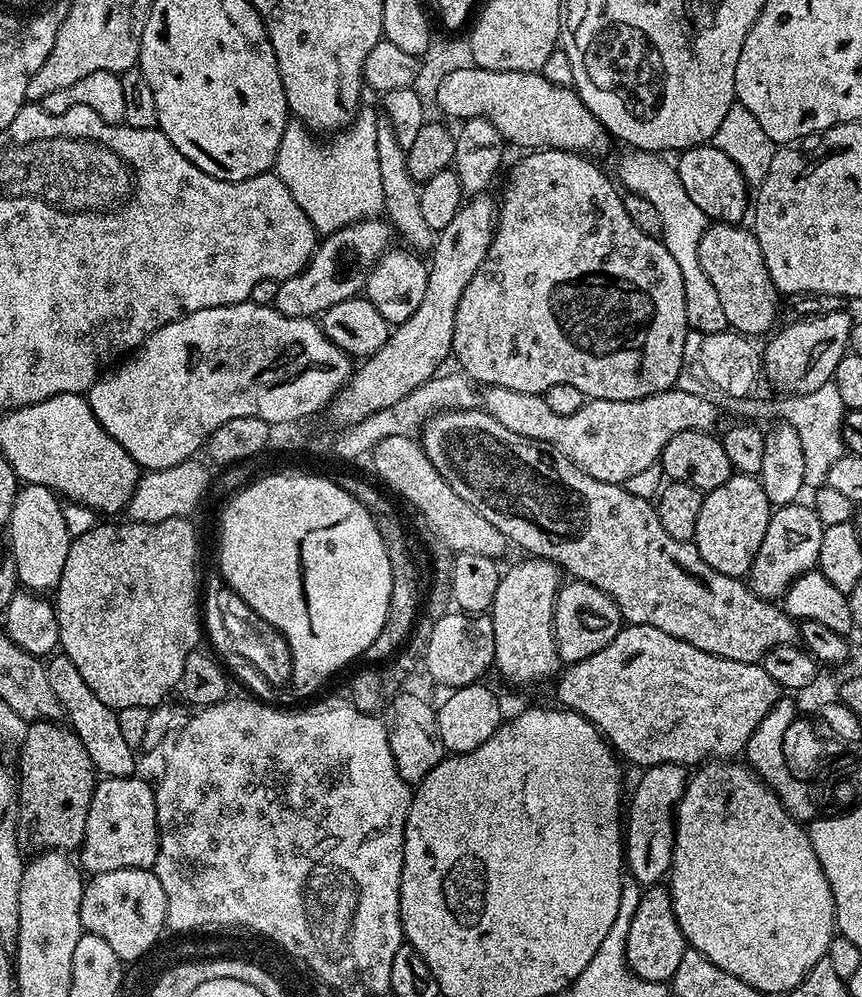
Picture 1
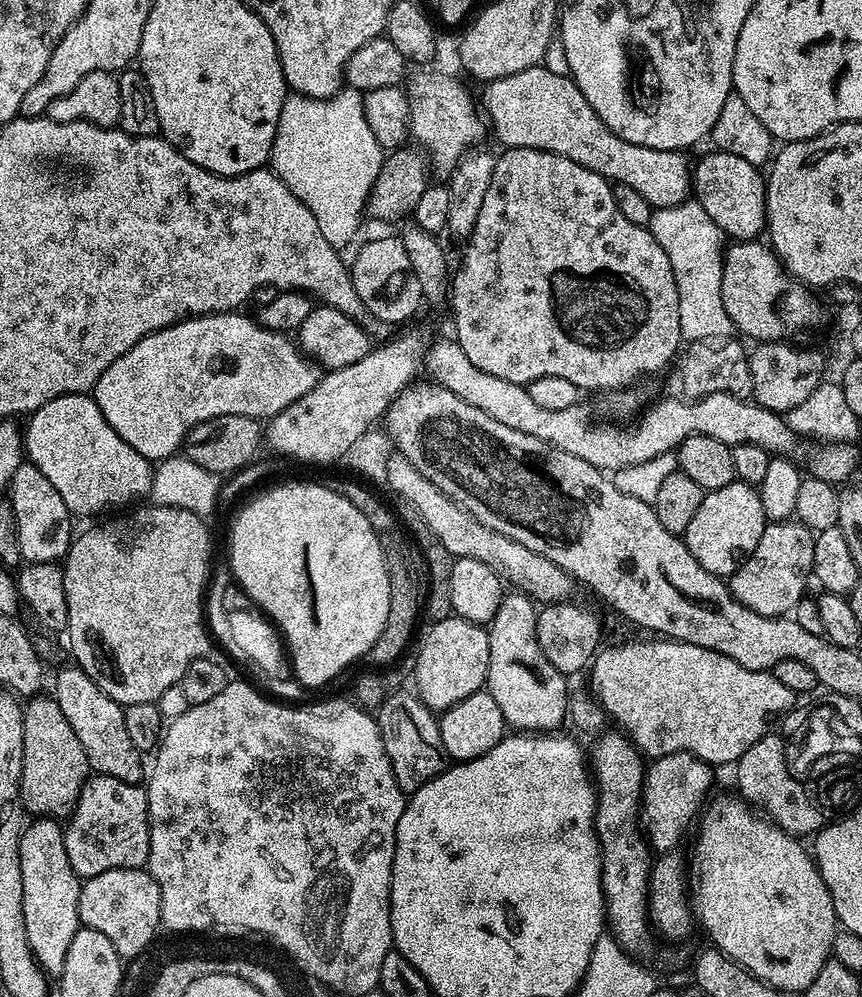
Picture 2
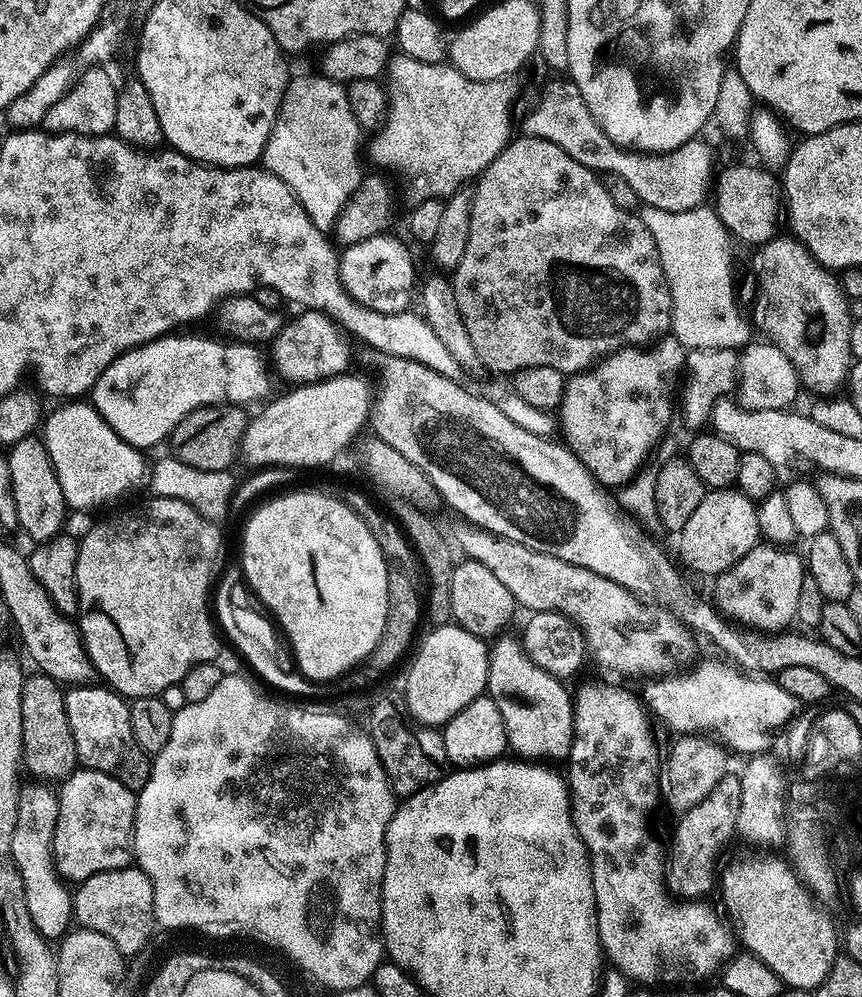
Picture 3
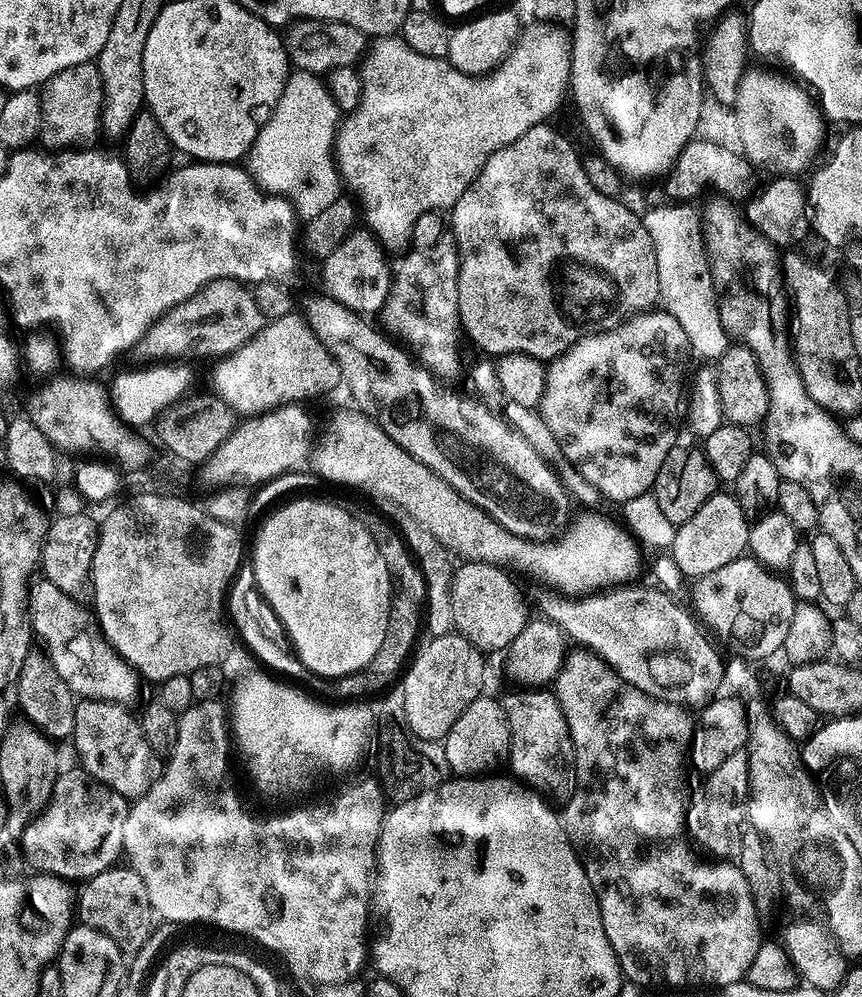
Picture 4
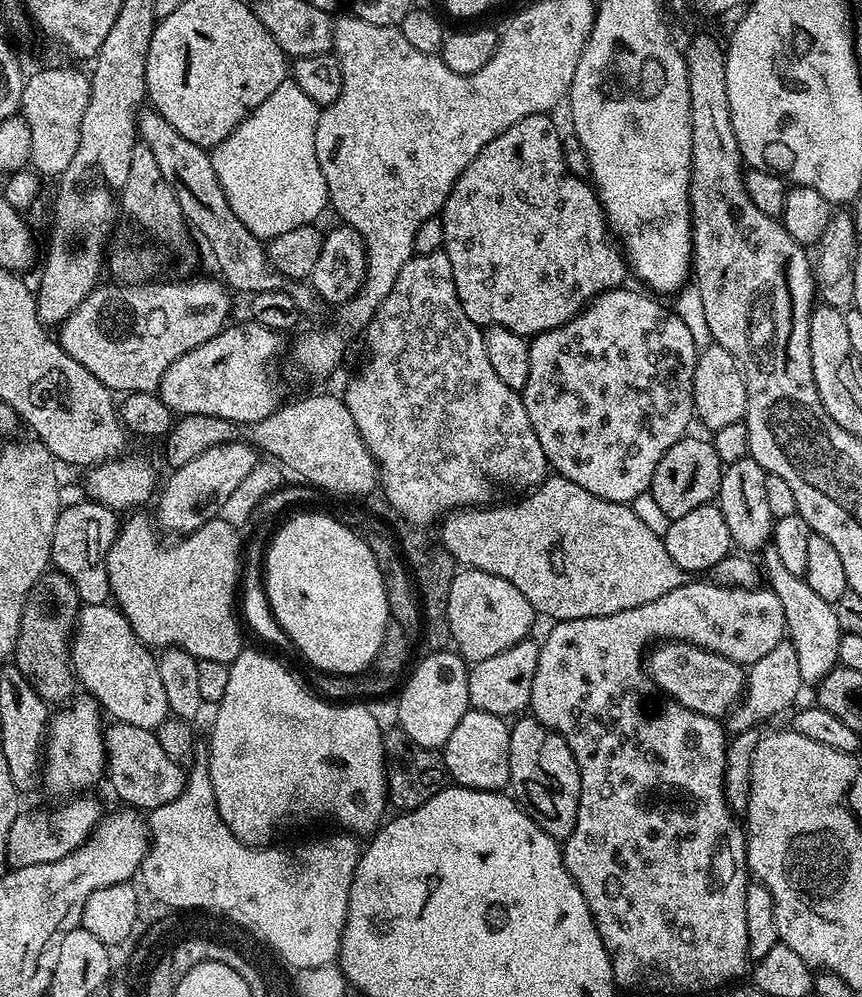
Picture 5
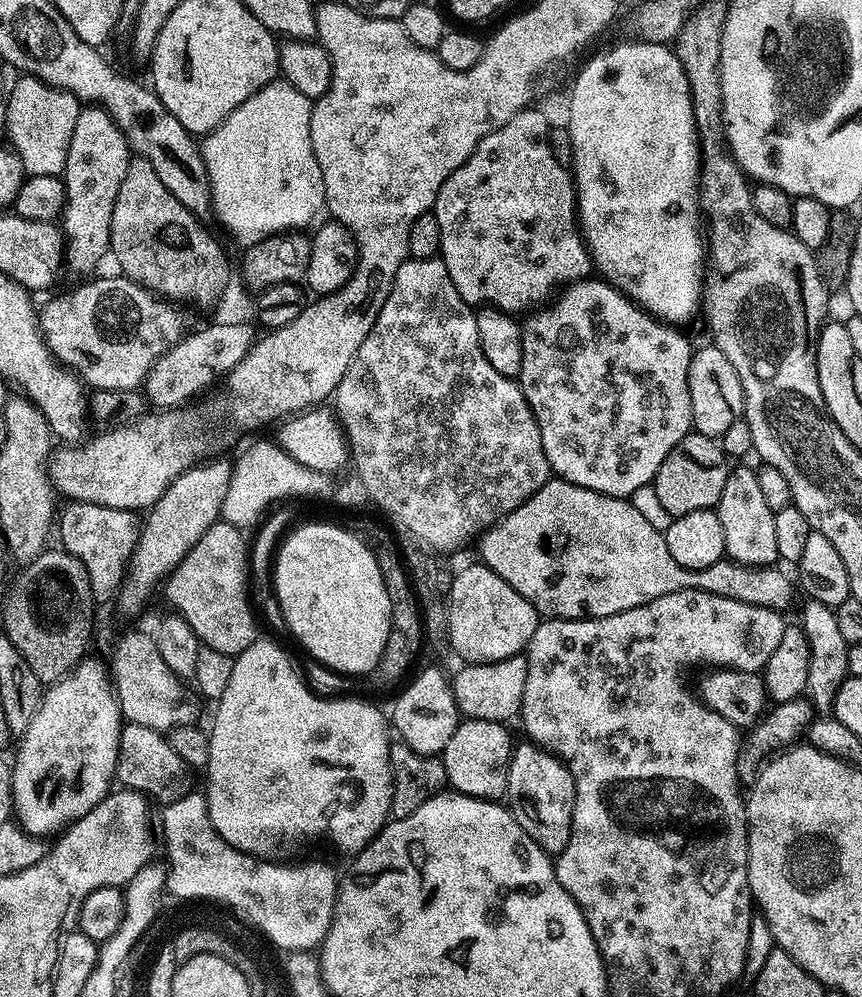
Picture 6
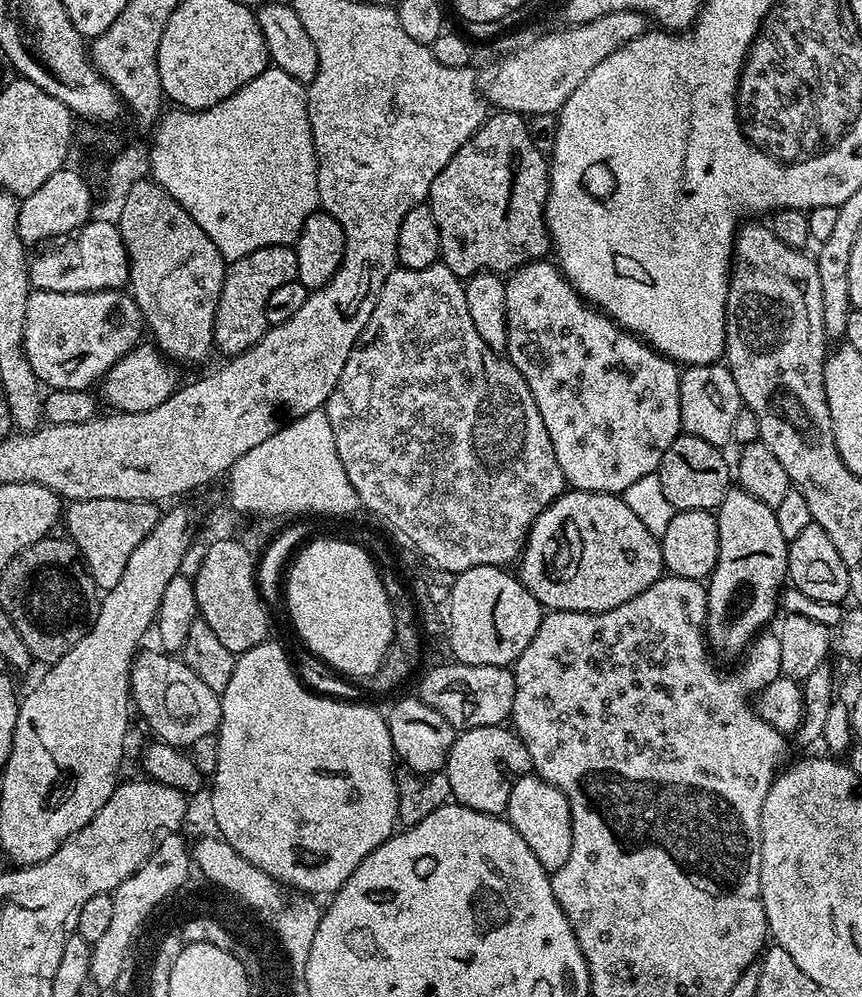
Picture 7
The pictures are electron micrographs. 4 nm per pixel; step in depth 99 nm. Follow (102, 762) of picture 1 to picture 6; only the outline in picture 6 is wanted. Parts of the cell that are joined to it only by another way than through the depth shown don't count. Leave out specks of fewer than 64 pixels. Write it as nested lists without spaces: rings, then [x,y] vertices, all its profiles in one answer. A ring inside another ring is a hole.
[[[125,723],[120,730],[118,746],[118,762],[116,763],[116,780],[127,791],[141,792],[149,801],[161,800],[167,806],[178,802],[178,798],[186,798],[194,790],[192,784],[194,769],[170,746],[167,735],[150,726],[138,726]]]

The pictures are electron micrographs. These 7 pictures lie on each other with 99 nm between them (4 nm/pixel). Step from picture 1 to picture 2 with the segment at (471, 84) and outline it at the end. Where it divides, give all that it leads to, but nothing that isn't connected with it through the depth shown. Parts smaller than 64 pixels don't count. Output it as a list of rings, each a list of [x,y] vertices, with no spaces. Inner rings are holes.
[[[543,64],[534,67],[527,67],[518,74],[506,75],[501,79],[489,81],[485,88],[480,102],[489,120],[494,126],[497,138],[506,148],[528,148],[544,149],[550,153],[562,154],[571,161],[578,162],[588,170],[613,183],[624,183],[633,187],[638,194],[650,202],[653,209],[669,208],[670,206],[682,204],[691,193],[691,169],[690,162],[683,157],[681,151],[662,151],[657,148],[642,146],[632,142],[626,142],[620,135],[605,125],[586,96],[577,86],[574,79],[569,75],[553,74]]]

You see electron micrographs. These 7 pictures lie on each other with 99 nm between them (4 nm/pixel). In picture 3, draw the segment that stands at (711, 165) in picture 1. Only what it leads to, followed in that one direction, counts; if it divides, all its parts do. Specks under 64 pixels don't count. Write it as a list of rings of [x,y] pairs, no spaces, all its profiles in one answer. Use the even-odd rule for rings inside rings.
[[[740,164],[738,166],[732,166],[724,169],[721,174],[719,171],[714,186],[714,198],[716,194],[714,207],[719,214],[720,220],[727,226],[729,233],[735,239],[739,240],[740,238],[748,244],[759,246],[772,240],[779,233],[780,228],[778,226],[782,224],[782,186],[775,173],[762,166],[753,165]]]

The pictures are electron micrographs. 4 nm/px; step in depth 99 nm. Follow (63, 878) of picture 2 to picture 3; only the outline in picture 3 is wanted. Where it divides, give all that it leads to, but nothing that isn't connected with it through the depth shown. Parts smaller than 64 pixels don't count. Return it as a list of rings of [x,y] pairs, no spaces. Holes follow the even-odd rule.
[[[25,783],[20,790],[18,822],[12,835],[12,862],[20,872],[26,906],[30,910],[30,918],[34,918],[34,926],[45,940],[56,942],[69,931],[73,923],[73,893],[52,862],[52,843],[58,822],[60,797],[53,789],[52,792],[48,789],[51,787],[47,783],[36,783],[38,784]]]

